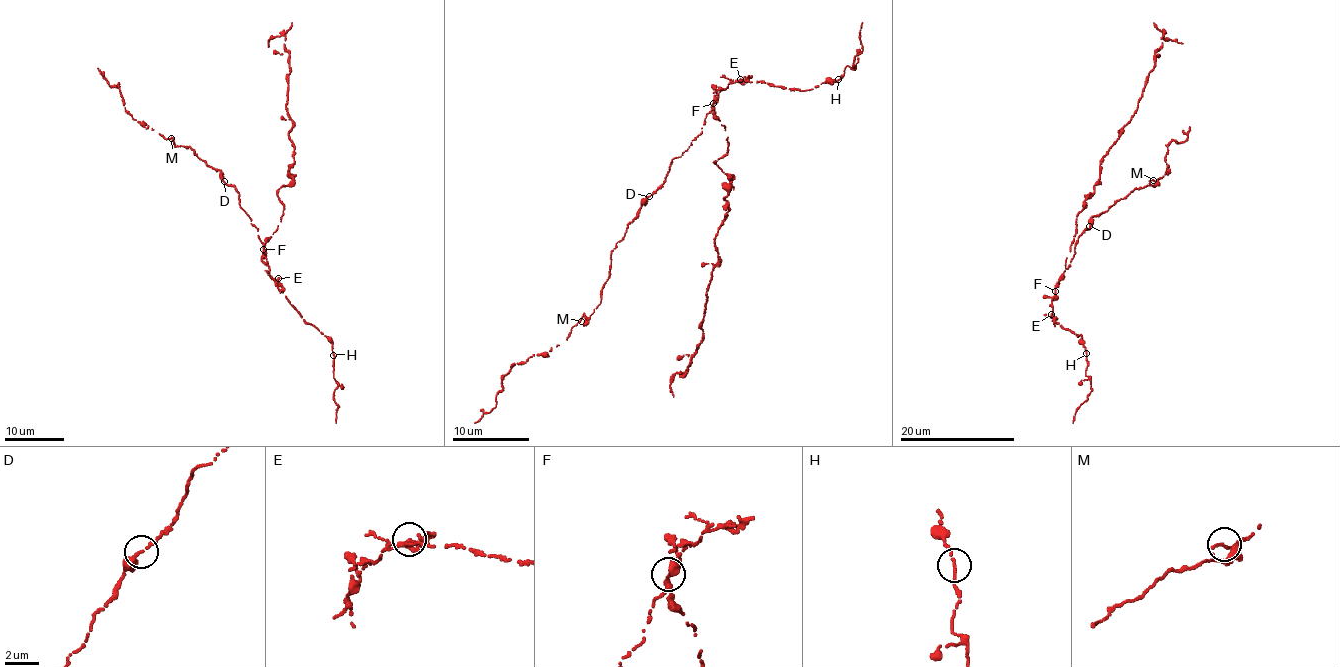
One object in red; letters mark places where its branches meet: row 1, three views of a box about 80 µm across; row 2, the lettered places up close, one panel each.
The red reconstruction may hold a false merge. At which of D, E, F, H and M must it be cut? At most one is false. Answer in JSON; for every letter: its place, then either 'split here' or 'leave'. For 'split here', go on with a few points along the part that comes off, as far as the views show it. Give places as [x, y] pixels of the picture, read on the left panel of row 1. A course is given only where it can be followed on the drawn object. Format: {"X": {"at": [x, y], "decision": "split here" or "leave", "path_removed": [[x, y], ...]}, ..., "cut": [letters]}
{"D": {"at": [224, 181], "decision": "leave"}, "E": {"at": [278, 278], "decision": "leave"}, "F": {"at": [263, 249], "decision": "split here", "path_removed": [[264, 249], [281, 222], [276, 196], [294, 180], [295, 146], [288, 132], [285, 37], [274, 36], [268, 46]]}, "H": {"at": [333, 355], "decision": "leave"}, "M": {"at": [171, 138], "decision": "leave"}, "cut": ["F"]}

